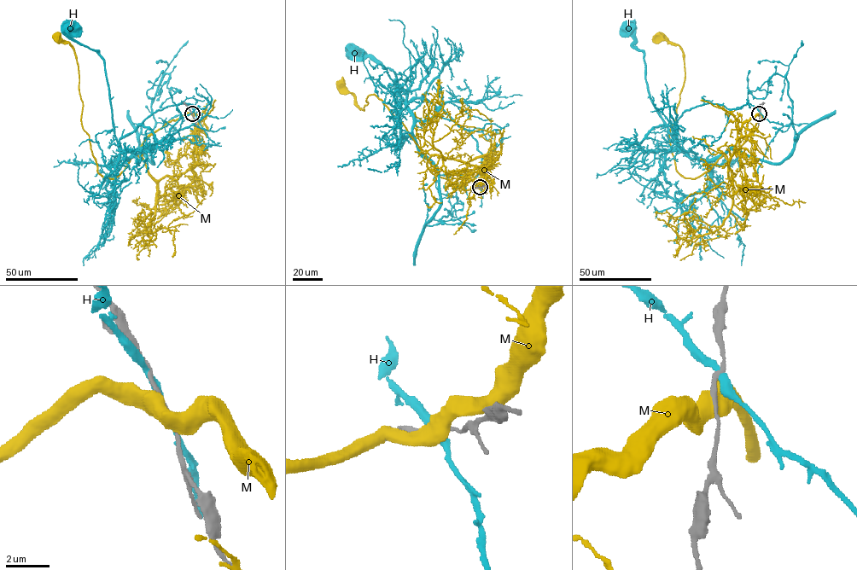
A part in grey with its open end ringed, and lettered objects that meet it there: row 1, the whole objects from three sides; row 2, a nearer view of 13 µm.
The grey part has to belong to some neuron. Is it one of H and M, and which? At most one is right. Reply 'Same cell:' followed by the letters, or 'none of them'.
Same cell: M

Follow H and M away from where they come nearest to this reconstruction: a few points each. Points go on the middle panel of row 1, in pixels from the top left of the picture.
H: (479, 188), (475, 178), (481, 154), (469, 132), (426, 99), (405, 102), (390, 68), (354, 53)
M: (480, 187), (461, 189), (434, 175), (427, 166), (430, 155), (382, 101), (370, 94), (364, 110), (341, 84)

